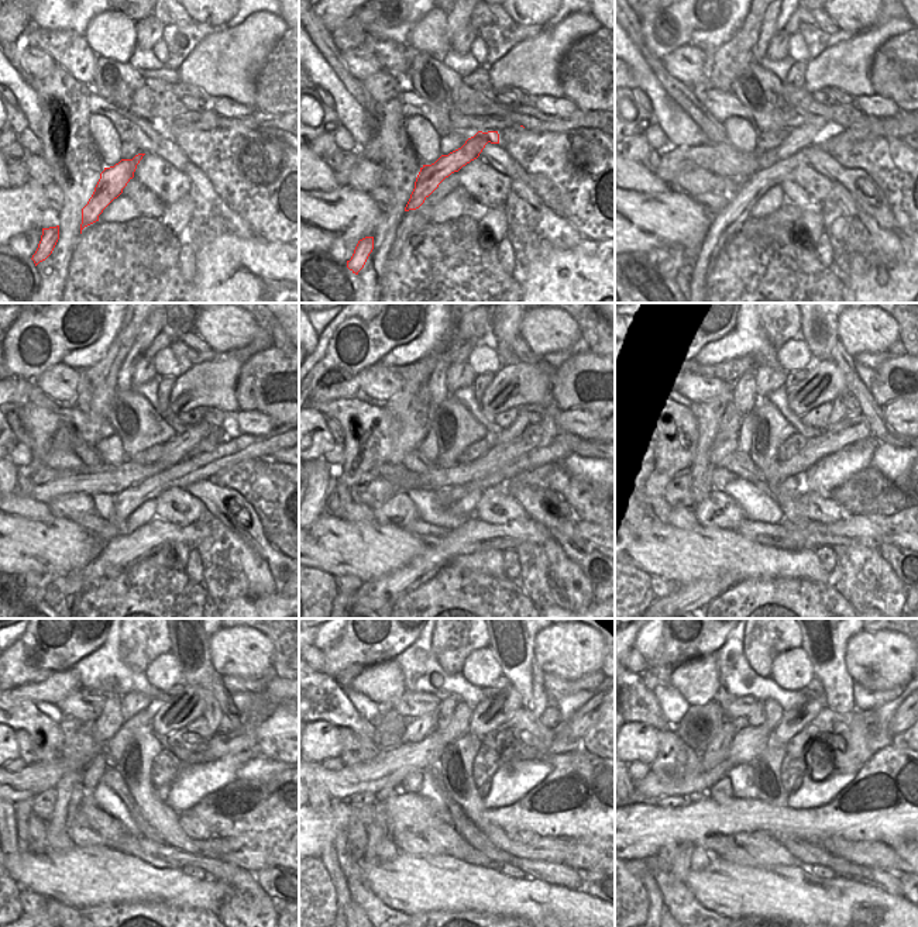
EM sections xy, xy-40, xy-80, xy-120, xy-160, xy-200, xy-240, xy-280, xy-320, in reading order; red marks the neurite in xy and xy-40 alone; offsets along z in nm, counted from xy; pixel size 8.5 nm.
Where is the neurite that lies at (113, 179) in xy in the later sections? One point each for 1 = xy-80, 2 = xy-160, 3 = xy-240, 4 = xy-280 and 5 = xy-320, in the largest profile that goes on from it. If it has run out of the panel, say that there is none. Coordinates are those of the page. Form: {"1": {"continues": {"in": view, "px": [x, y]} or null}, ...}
{"1": {"continues": {"in": "xy-80", "px": [808, 134]}}, "2": {"continues": {"in": "xy-160", "px": [516, 428]}}, "3": {"continues": {"in": "xy-240", "px": [191, 647]}}, "4": {"continues": {"in": "xy-280", "px": [512, 647]}}, "5": {"continues": {"in": "xy-320", "px": [825, 647]}}}

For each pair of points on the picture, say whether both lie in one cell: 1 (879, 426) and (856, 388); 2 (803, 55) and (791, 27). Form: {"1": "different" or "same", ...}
{"1": "same", "2": "different"}

